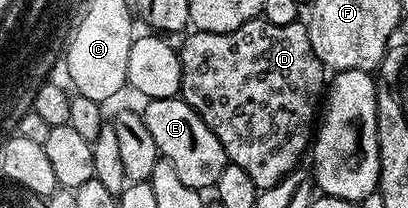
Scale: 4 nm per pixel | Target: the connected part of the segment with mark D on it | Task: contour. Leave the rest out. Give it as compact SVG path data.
M260 16L241 24L241 28L237 28L233 32L222 34L221 32L195 30L188 33L187 36L188 38L184 40L183 46L178 47L179 63L181 64L181 88L179 89L179 94L183 101L189 104L189 108L193 108L193 112L197 112L197 116L201 116L201 120L205 120L209 132L213 132L213 136L217 136L217 140L221 140L221 148L225 148L228 163L244 170L252 178L253 184L259 191L262 192L273 188L273 184L285 180L285 176L289 176L297 169L302 163L299 161L302 160L303 153L306 150L308 153L309 147L313 142L313 123L316 121L317 111L320 109L321 99L325 94L325 78L323 82L325 67L321 64L321 60L317 60L317 52L313 52L313 44L309 44L309 32L306 25L302 21L297 21L293 24L269 24Z

